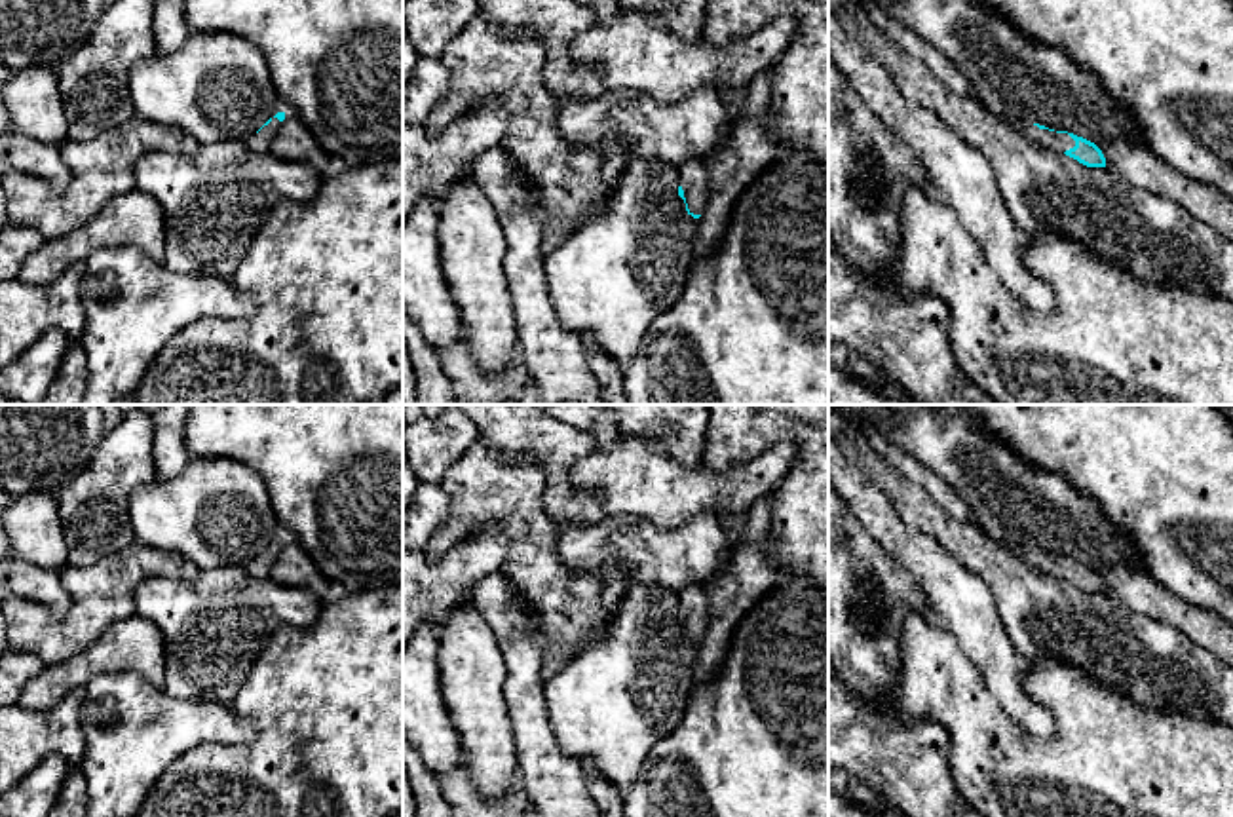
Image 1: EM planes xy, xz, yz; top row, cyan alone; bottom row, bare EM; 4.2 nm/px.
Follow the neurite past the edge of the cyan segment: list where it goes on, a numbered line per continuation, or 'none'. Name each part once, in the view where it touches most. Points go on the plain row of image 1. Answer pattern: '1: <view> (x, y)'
1: yz (1051, 565)

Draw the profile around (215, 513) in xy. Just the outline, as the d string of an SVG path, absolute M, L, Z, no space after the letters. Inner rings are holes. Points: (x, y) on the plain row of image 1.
M192 458L177 477L133 488L129 524L135 542L182 557L201 572L247 568L270 543L283 538L264 481L232 458Z

